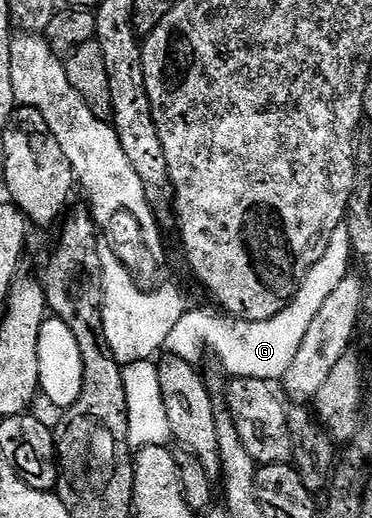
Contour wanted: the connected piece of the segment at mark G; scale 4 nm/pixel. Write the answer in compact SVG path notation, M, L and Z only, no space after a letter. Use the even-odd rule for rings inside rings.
M345 226L339 227L335 234L331 234L331 242L327 242L323 258L319 258L319 262L311 266L307 278L303 278L293 301L279 314L275 314L275 318L247 321L228 314L216 316L213 312L186 310L183 318L179 318L177 325L171 329L164 351L194 366L200 365L205 351L213 352L214 358L230 372L230 377L284 381L287 370L291 370L291 362L295 362L295 354L299 354L299 346L303 346L303 338L307 338L307 330L311 330L311 322L315 322L315 314L319 314L319 309L335 291L335 286L339 286L339 282L350 275L349 260L353 259L348 230Z

